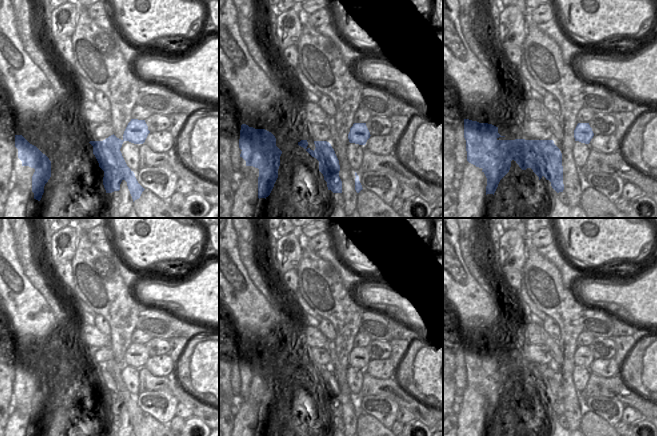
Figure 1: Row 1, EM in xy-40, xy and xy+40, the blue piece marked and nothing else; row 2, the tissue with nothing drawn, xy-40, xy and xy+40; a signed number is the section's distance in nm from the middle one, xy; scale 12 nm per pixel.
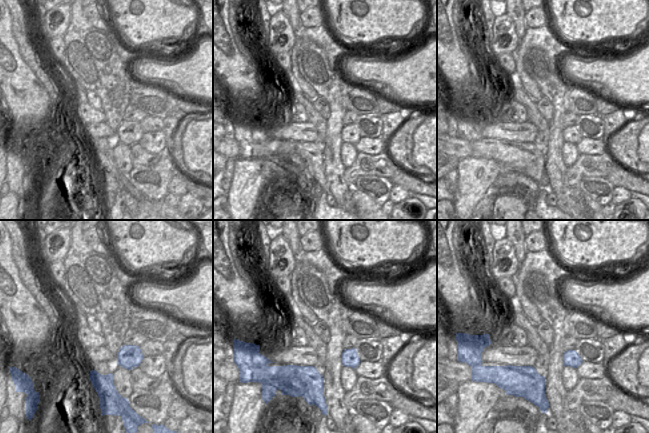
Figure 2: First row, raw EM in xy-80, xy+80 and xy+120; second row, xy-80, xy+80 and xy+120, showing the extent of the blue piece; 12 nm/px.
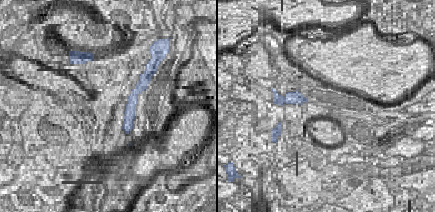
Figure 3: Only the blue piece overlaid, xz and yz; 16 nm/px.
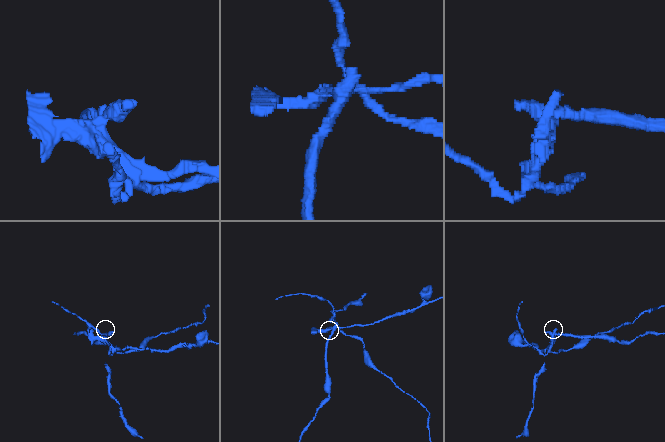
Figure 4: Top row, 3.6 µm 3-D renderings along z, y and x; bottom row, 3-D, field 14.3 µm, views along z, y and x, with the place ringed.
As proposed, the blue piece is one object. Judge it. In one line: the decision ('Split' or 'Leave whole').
Split.

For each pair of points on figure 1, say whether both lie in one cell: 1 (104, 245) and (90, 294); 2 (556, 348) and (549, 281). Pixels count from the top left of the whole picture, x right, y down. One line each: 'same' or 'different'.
1: different
2: same

